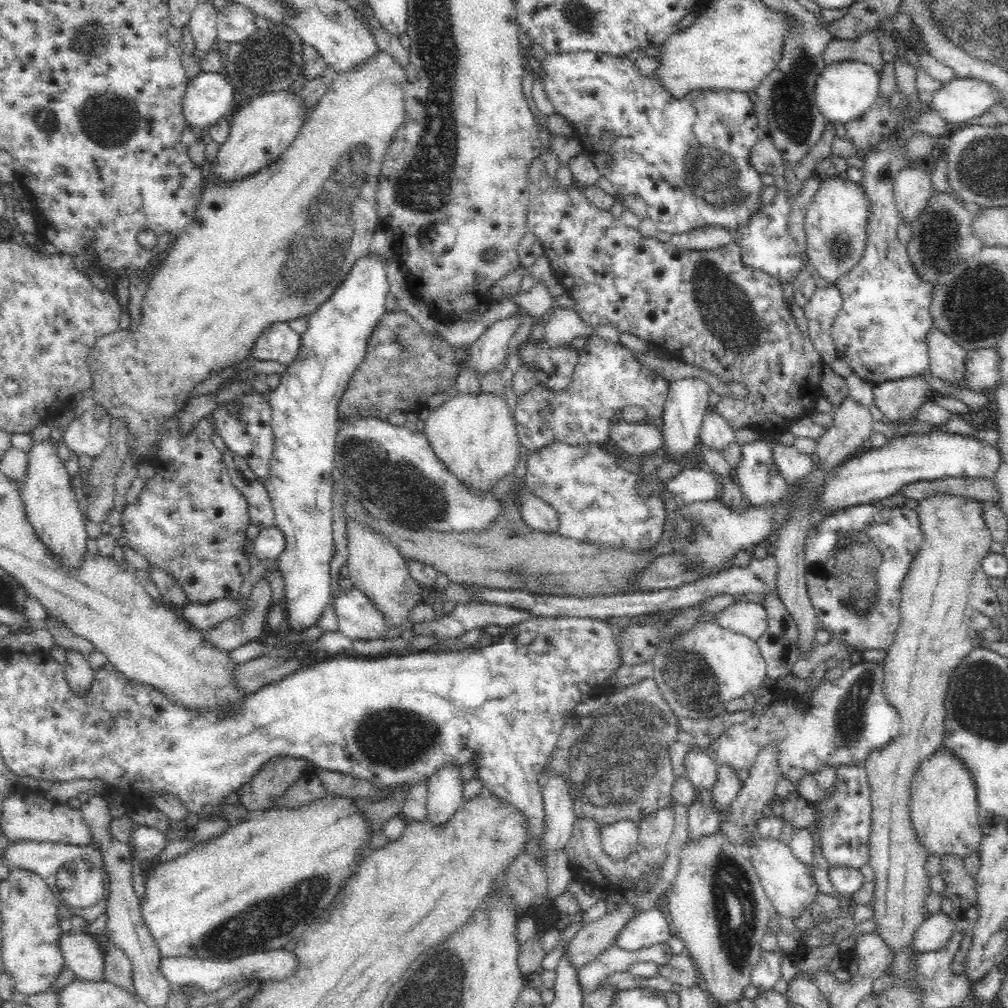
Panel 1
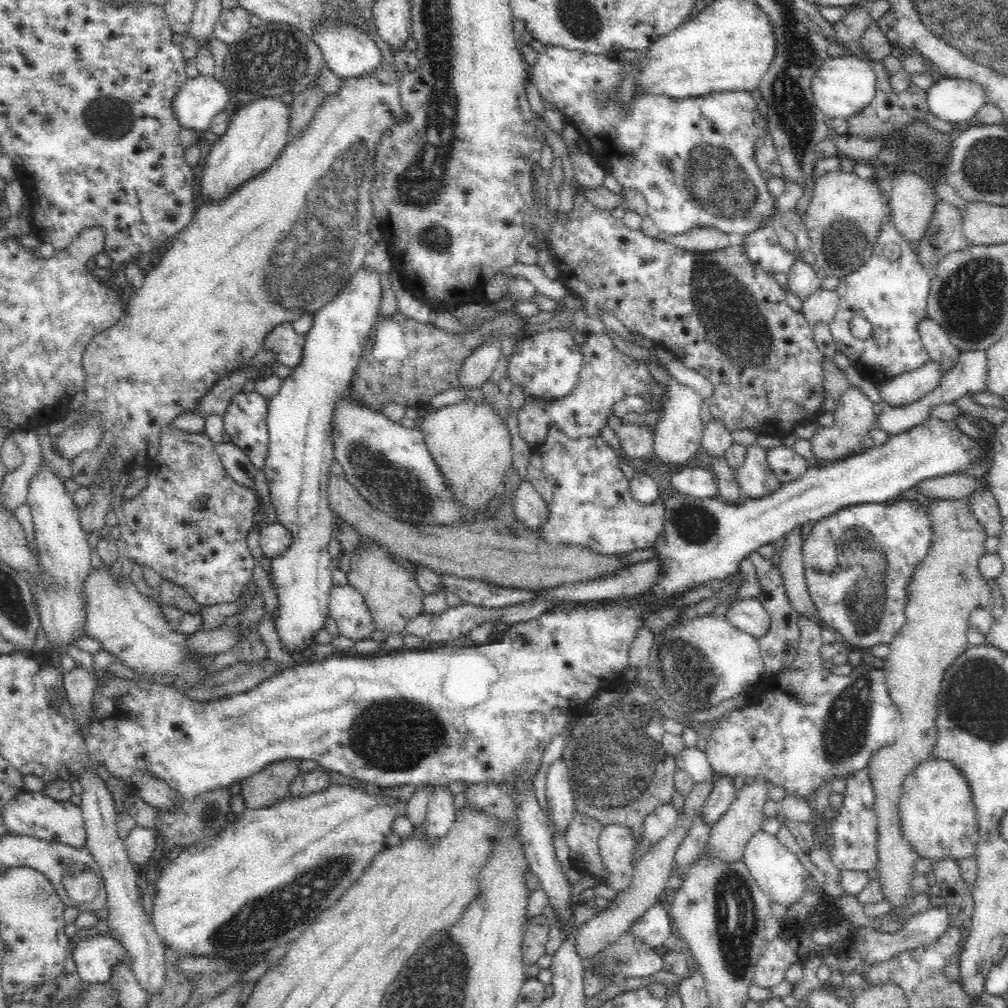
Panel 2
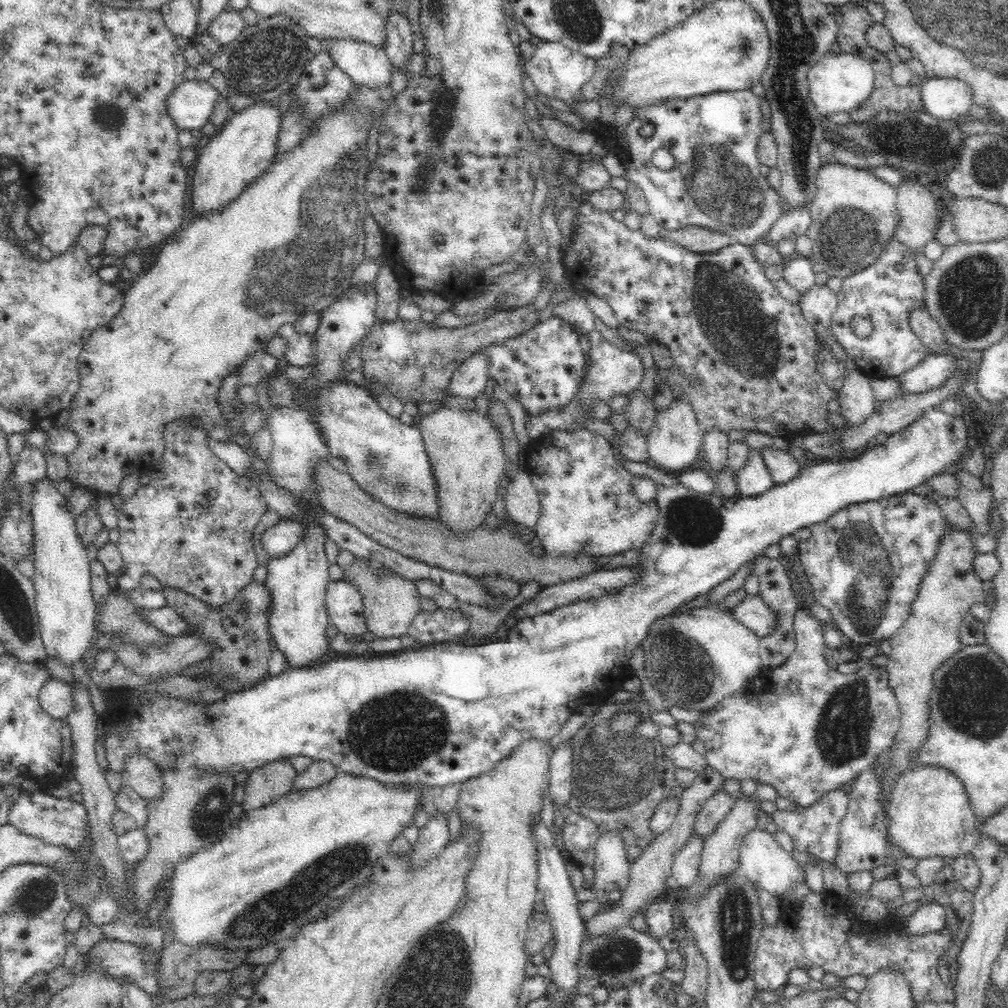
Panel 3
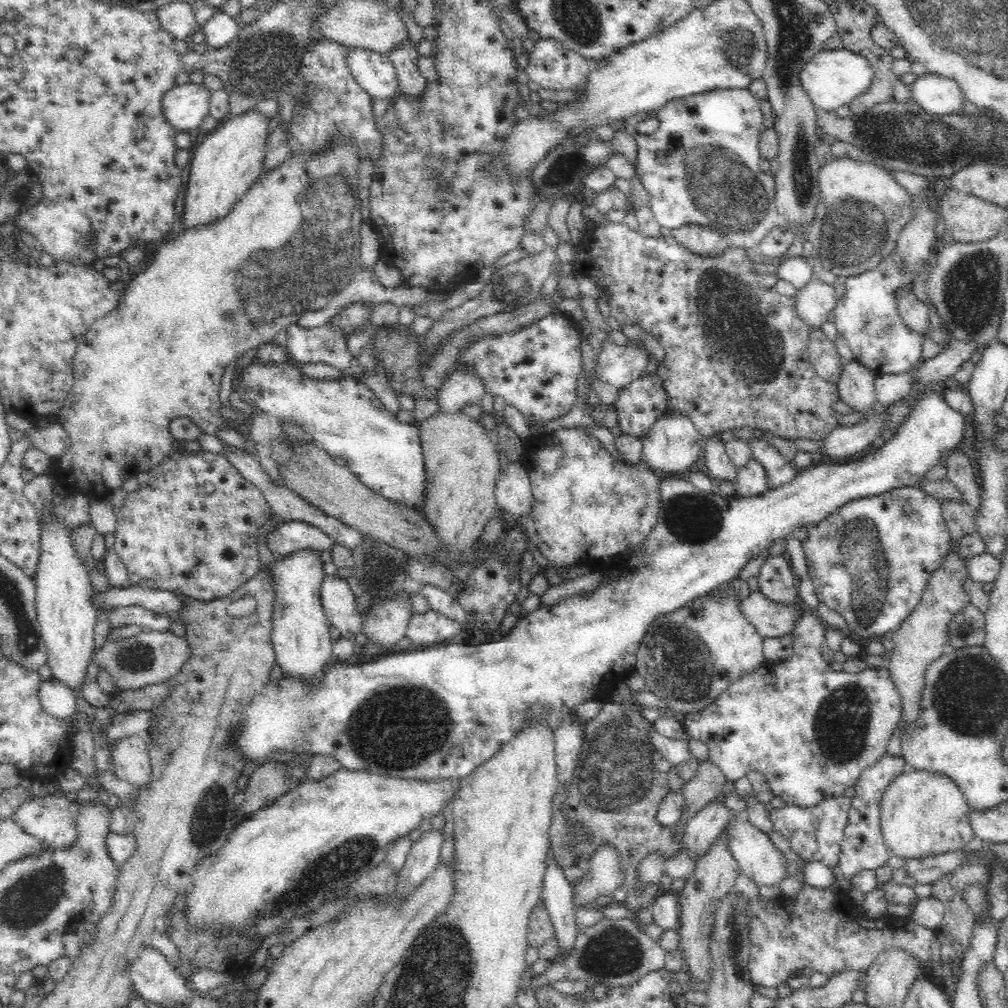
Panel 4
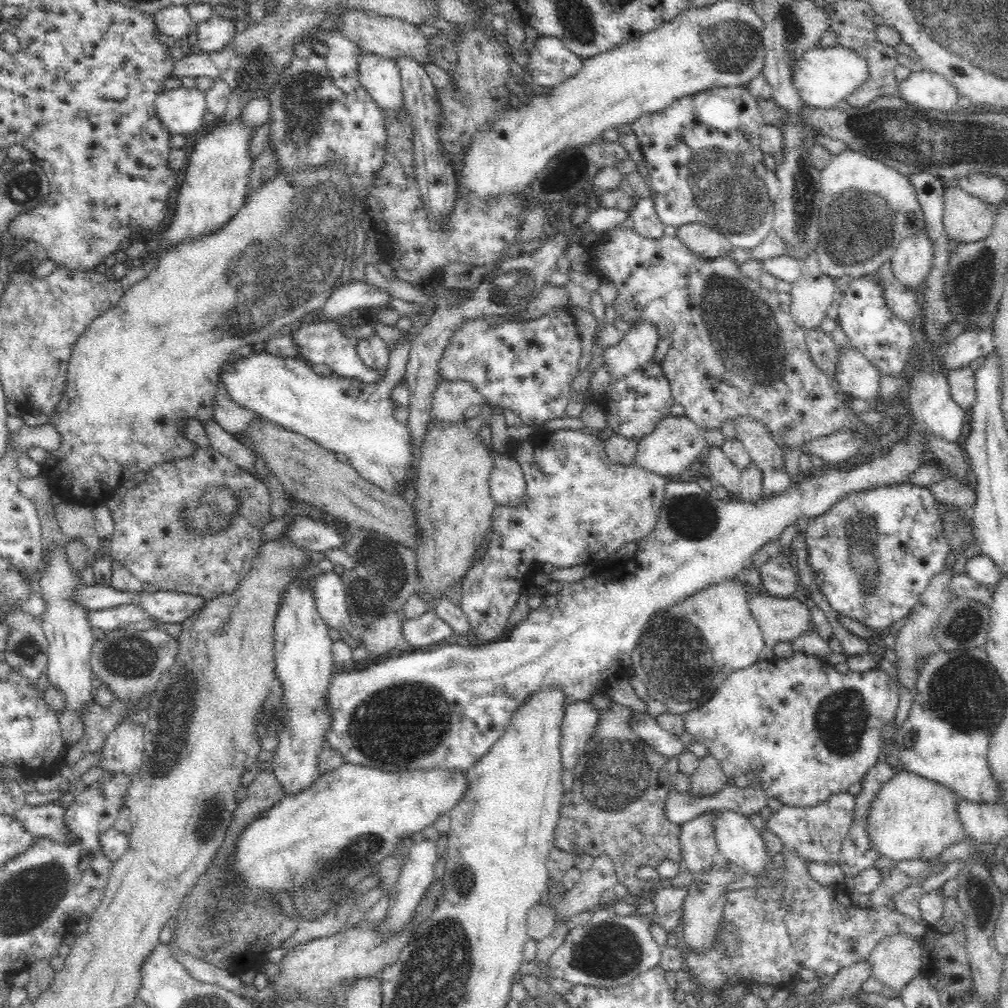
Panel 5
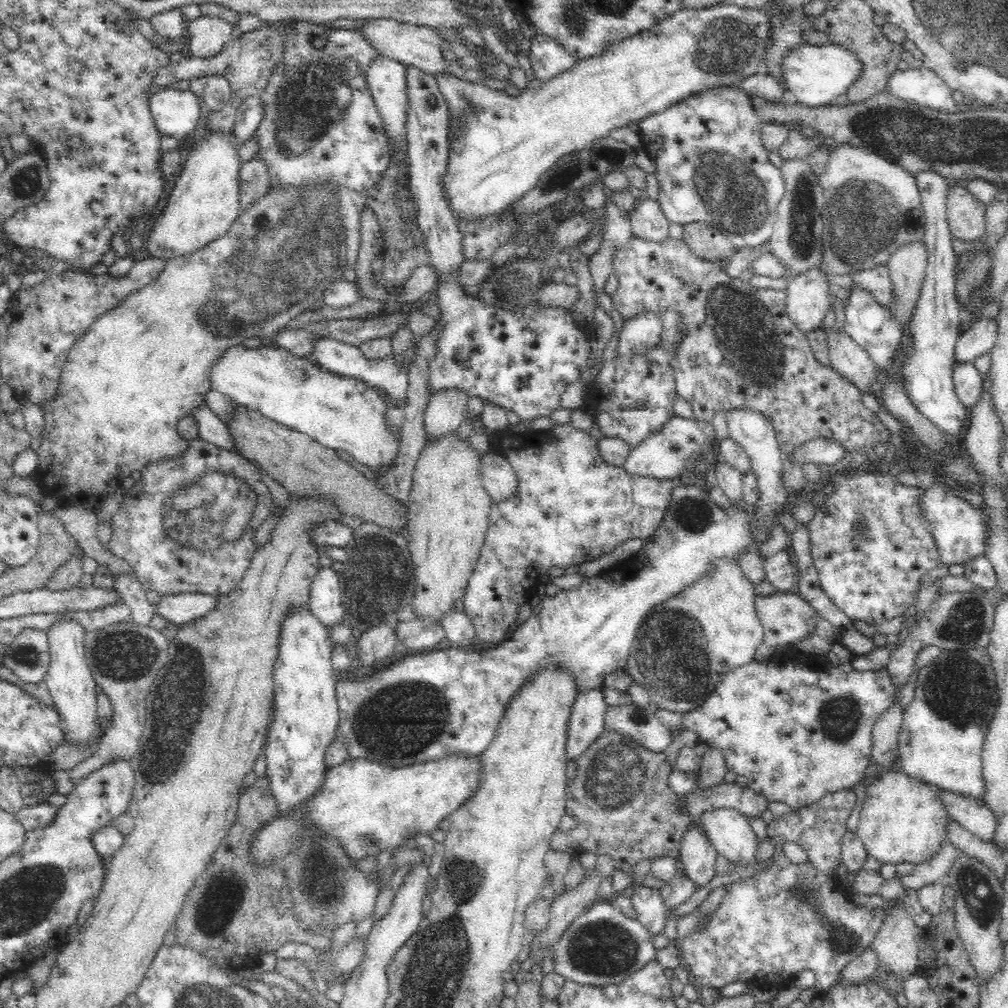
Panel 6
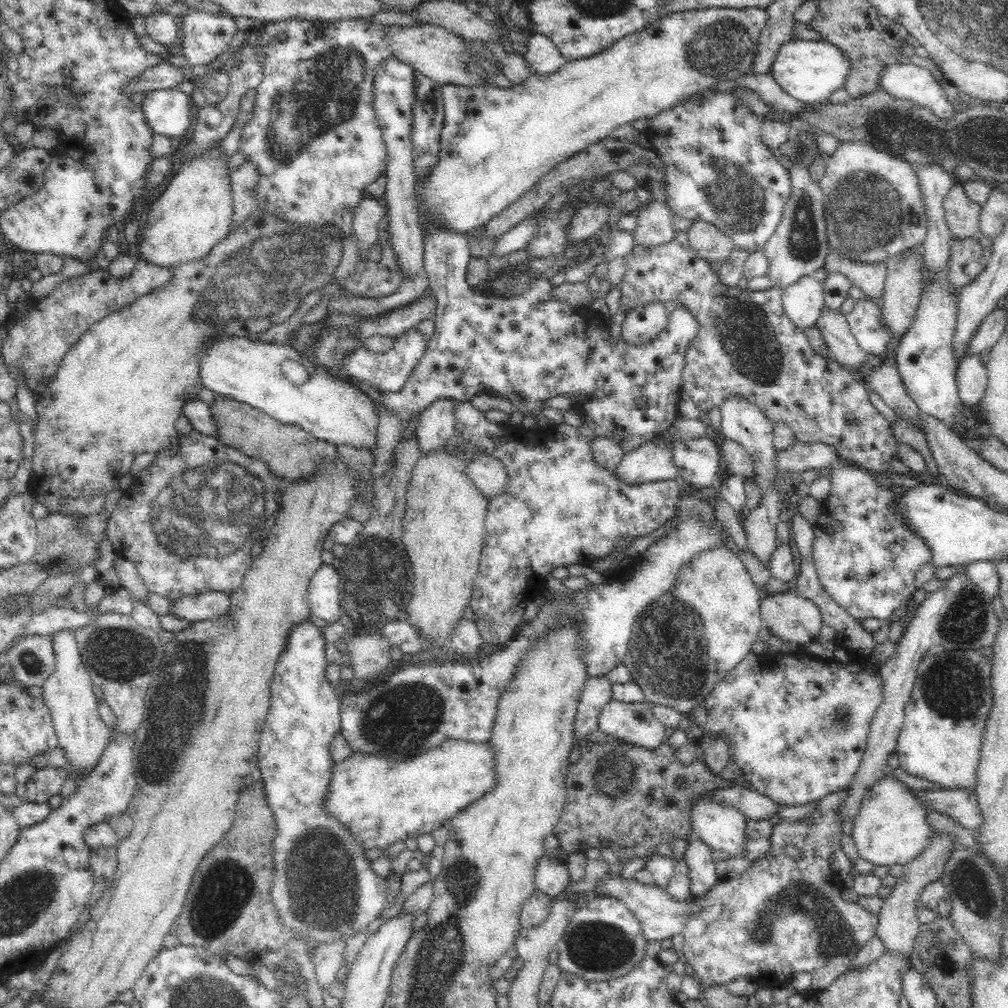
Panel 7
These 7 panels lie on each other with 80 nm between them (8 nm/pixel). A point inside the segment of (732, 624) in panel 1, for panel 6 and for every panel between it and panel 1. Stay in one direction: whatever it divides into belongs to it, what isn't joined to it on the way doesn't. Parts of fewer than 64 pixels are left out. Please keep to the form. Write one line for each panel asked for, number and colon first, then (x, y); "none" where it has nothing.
2: (748, 615)
3: (752, 612)
4: (770, 619)
5: (780, 619)
6: (786, 618)

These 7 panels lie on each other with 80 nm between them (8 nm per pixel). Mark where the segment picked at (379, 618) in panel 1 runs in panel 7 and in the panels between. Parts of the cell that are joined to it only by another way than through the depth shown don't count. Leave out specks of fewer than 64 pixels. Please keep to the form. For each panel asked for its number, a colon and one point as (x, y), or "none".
2: (347, 606)
3: (344, 603)
4: (339, 602)
5: (331, 598)
6: (325, 599)
7: (325, 588)

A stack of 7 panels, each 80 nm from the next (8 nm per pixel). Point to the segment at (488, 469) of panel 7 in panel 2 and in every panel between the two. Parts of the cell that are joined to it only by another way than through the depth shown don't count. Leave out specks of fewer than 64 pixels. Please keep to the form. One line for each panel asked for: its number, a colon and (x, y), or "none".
2: (530, 509)
3: (522, 502)
4: (513, 491)
5: (508, 488)
6: (499, 479)

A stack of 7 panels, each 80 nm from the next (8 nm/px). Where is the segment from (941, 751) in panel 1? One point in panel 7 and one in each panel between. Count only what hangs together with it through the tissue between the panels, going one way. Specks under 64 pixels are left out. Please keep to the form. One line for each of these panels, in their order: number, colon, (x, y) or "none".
2: (939, 820)
3: (930, 815)
4: (922, 814)
5: (913, 817)
6: (903, 819)
7: (892, 827)

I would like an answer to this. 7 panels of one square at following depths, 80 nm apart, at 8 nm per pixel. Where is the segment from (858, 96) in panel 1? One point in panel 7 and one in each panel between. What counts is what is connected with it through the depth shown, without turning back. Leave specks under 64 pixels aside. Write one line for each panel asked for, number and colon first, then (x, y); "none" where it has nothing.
2: (842, 86)
3: (840, 82)
4: (833, 78)
5: (823, 77)
6: (814, 75)
7: (810, 71)

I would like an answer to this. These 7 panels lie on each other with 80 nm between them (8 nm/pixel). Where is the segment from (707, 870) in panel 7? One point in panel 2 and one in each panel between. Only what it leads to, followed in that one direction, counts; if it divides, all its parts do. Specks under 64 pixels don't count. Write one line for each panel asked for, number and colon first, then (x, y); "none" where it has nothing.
2: (718, 802)
3: (718, 805)
4: (703, 829)
5: (699, 848)
6: (698, 856)

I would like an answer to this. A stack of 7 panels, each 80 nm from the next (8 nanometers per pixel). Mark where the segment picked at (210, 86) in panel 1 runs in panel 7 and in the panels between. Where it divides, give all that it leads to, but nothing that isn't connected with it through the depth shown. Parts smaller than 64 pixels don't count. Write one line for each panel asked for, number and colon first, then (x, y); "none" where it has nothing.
2: (201, 98)
3: (191, 104)
4: (185, 106)
5: (180, 109)
6: (176, 111)
7: (168, 112)

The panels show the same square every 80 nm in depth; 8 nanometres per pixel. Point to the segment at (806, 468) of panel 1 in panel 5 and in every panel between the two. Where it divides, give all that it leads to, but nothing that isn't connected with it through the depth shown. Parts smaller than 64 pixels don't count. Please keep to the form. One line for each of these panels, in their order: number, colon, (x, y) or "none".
2: (787, 464)
3: (783, 467)
4: (780, 471)
5: (765, 453)

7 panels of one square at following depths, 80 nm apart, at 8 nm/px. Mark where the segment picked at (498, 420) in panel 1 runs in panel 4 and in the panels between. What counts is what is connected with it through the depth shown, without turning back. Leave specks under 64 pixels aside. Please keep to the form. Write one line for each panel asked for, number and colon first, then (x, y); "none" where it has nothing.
2: (470, 442)
3: (465, 449)
4: (462, 460)

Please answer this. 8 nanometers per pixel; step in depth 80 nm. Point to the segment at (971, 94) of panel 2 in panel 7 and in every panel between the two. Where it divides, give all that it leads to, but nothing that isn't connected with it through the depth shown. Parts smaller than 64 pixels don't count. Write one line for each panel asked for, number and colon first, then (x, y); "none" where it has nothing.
3: (944, 98)
4: (938, 95)
5: (929, 90)
6: (922, 86)
7: (904, 81)

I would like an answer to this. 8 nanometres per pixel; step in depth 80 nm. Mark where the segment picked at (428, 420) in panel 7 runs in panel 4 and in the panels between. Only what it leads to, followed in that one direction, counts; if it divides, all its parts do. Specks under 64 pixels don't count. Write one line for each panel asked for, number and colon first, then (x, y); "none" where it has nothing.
4: (463, 386)
5: (451, 399)
6: (448, 408)

